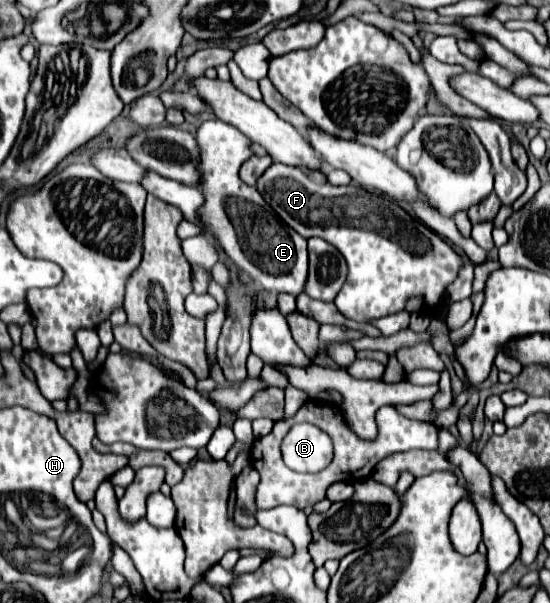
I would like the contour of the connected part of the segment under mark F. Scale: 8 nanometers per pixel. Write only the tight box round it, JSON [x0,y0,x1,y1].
[257,162,461,322]

